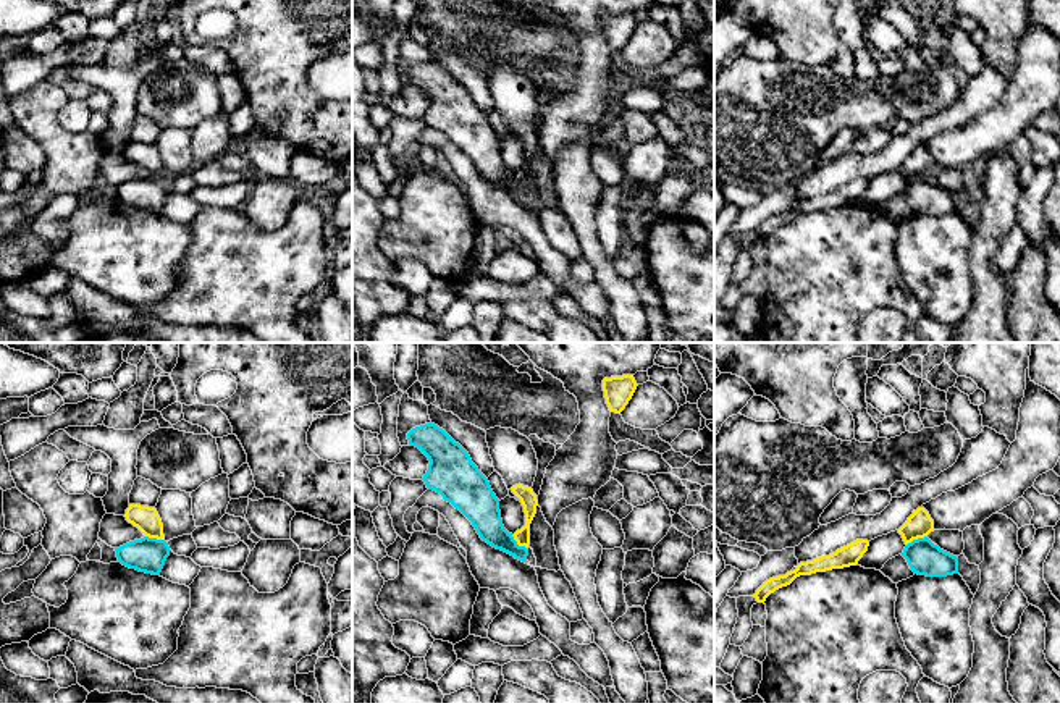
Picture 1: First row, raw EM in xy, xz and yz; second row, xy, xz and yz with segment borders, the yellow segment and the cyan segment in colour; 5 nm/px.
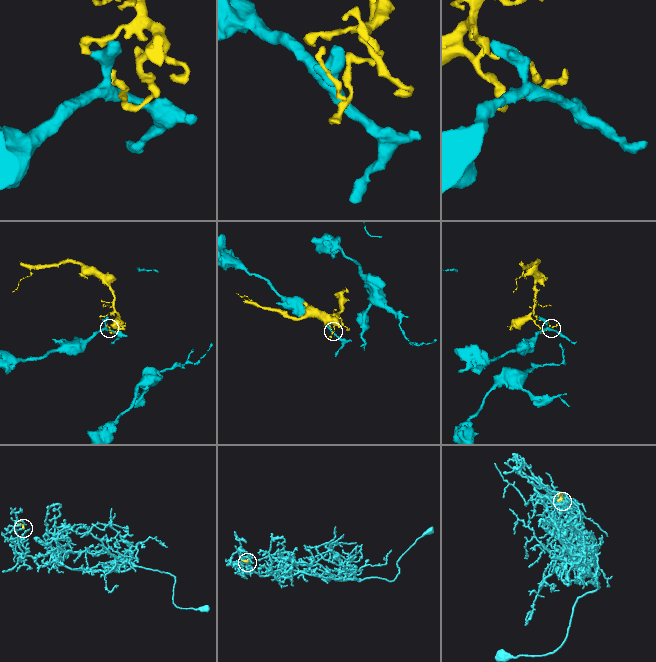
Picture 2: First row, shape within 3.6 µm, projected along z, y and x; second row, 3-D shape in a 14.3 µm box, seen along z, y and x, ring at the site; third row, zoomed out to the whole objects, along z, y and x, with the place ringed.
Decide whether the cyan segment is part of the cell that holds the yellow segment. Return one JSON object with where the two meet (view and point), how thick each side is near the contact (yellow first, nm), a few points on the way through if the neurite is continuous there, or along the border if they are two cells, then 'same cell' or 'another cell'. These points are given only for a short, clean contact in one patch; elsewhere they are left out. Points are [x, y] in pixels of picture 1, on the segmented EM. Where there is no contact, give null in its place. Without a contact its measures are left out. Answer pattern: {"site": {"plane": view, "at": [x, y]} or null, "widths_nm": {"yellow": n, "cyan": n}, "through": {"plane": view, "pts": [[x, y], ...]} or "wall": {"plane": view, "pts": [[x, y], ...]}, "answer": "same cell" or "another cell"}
{"site": {"plane": "yz", "at": [916, 538]}, "widths_nm": {"yellow": 130, "cyan": 170}, "wall": {"plane": "yz", "pts": [[926, 535], [907, 545]]}, "answer": "another cell"}

